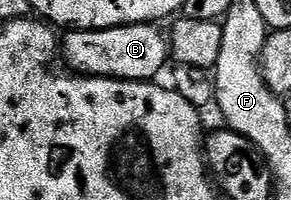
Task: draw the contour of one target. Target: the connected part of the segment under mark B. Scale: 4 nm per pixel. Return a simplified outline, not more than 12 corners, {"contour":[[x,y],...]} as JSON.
{"contour":[[157,23],[74,29],[63,61],[82,77],[153,81],[171,61]]}

